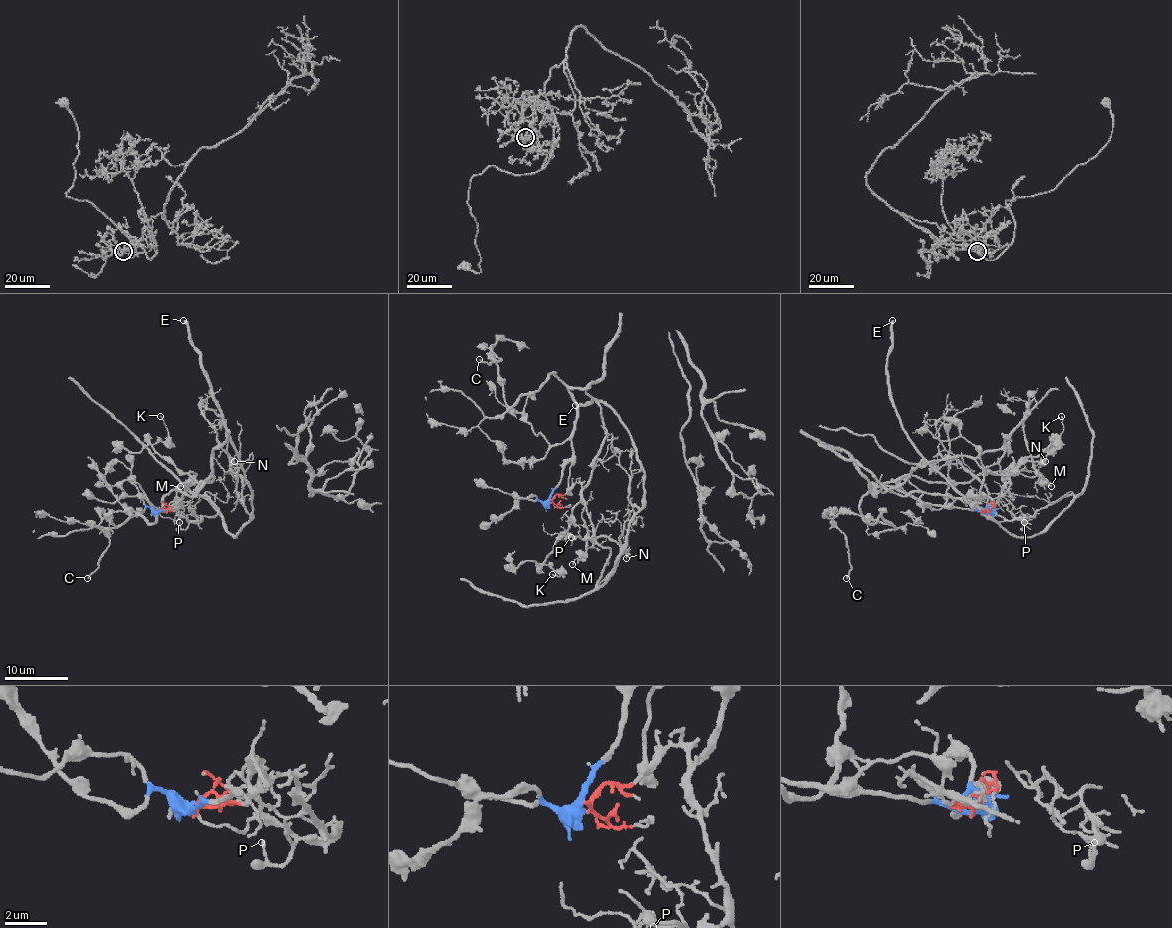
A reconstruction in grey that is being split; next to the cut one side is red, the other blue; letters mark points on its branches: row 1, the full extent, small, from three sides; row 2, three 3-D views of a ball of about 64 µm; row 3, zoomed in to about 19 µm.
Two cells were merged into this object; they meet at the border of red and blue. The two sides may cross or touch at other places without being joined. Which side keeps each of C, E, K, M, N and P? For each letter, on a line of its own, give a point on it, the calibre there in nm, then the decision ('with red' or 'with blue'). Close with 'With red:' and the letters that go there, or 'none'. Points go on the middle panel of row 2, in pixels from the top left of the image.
C: place (479, 359); calibre 200 nm; with blue
E: place (575, 405); calibre 380 nm; with red
K: place (552, 574); calibre 110 nm; with blue
M: place (572, 564); calibre 140 nm; with blue
N: place (626, 558); calibre 110 nm; with red
P: place (571, 537); calibre 120 nm; with red
With red: E, N, P

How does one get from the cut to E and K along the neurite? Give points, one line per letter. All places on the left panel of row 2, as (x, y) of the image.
E: (159, 513), (185, 501), (200, 520), (215, 516), (205, 495), (234, 536), (249, 522), (253, 490), (183, 320)
K: (158, 513), (180, 506), (177, 487), (191, 495), (213, 476), (181, 475), (153, 446), (167, 437), (159, 416)

